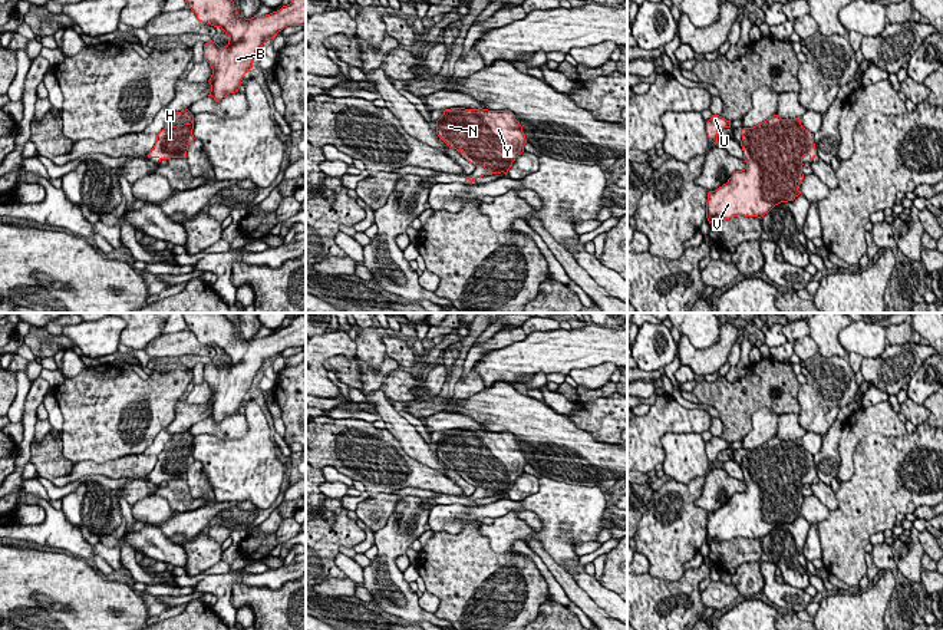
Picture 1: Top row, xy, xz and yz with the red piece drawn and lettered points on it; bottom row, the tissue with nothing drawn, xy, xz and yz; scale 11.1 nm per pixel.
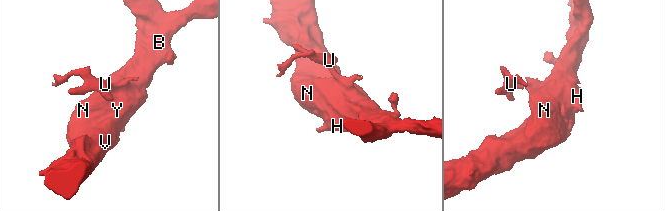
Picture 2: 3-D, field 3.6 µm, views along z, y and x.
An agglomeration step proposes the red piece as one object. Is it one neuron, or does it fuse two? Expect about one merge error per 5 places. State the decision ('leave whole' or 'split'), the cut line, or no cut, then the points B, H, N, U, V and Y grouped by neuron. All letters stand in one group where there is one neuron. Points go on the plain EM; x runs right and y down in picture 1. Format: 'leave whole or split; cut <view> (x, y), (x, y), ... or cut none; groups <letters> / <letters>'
leave whole; cut none; groups B H N U V Y

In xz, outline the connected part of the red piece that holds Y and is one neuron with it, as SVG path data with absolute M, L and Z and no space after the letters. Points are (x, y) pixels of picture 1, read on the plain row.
M445 431L436 442L436 456L452 471L461 474L462 479L475 488L484 488L485 494L479 497L507 495L518 476L524 474L527 465L522 448L511 432L488 431Z

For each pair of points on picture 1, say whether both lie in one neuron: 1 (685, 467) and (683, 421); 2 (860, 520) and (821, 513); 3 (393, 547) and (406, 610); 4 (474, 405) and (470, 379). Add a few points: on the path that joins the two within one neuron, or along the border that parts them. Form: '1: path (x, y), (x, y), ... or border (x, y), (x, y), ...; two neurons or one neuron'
1: border (701, 432), (666, 432), (660, 439), (663, 461); two neurons
2: border (830, 511), (817, 524); two neurons
3: path (391, 563), (391, 577), (406, 594); one neuron
4: border (482, 388), (467, 398), (452, 398); two neurons

